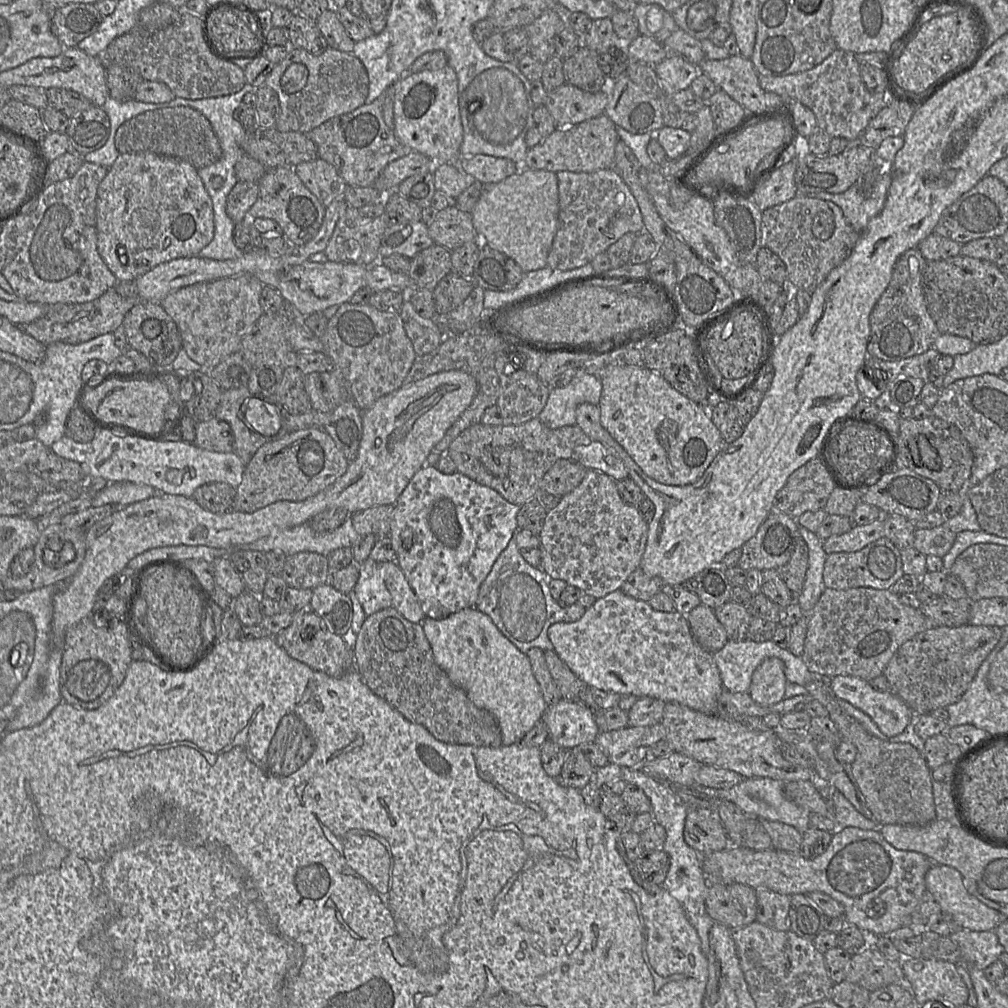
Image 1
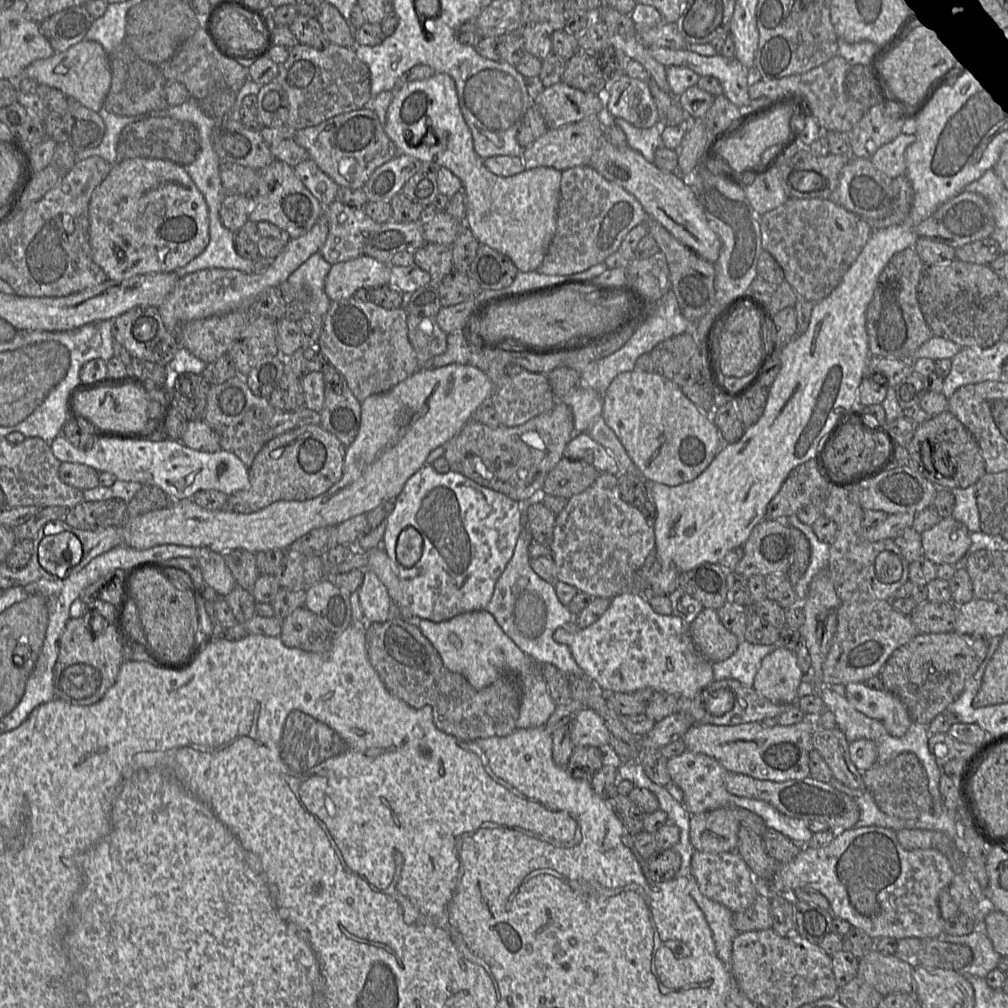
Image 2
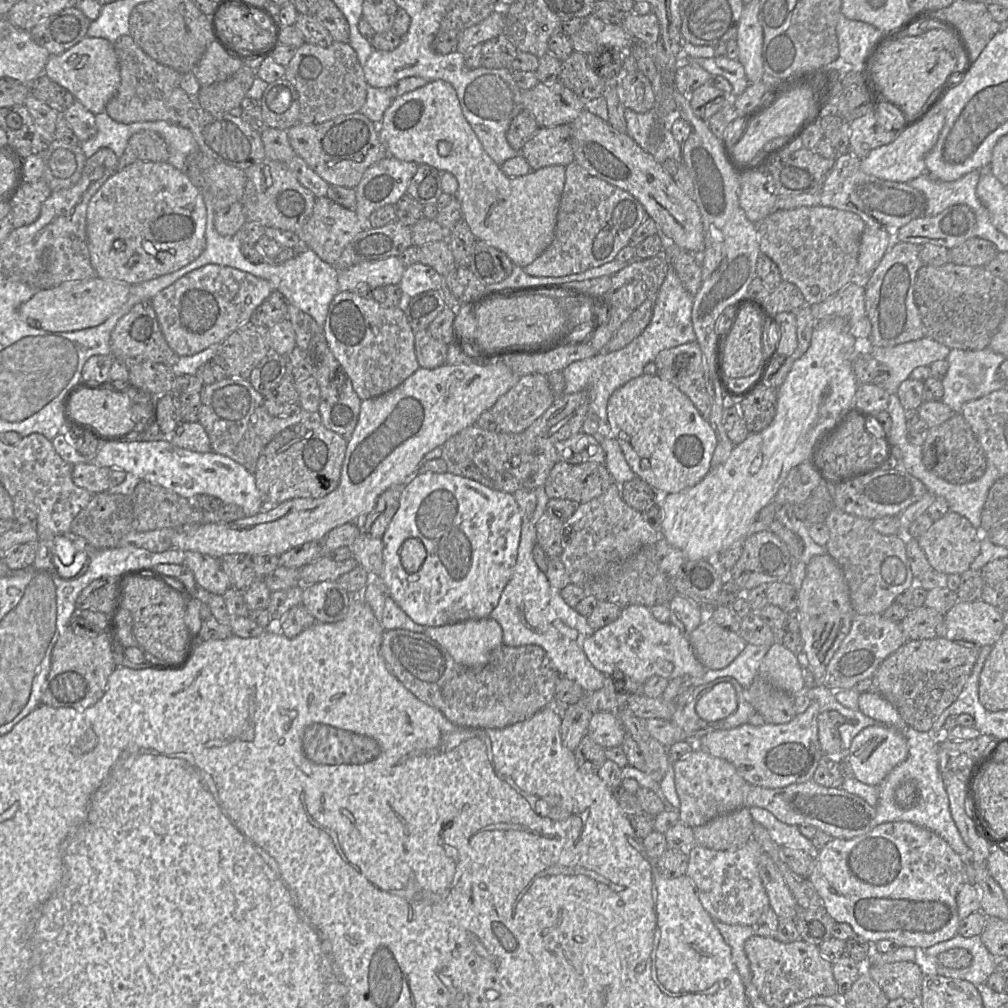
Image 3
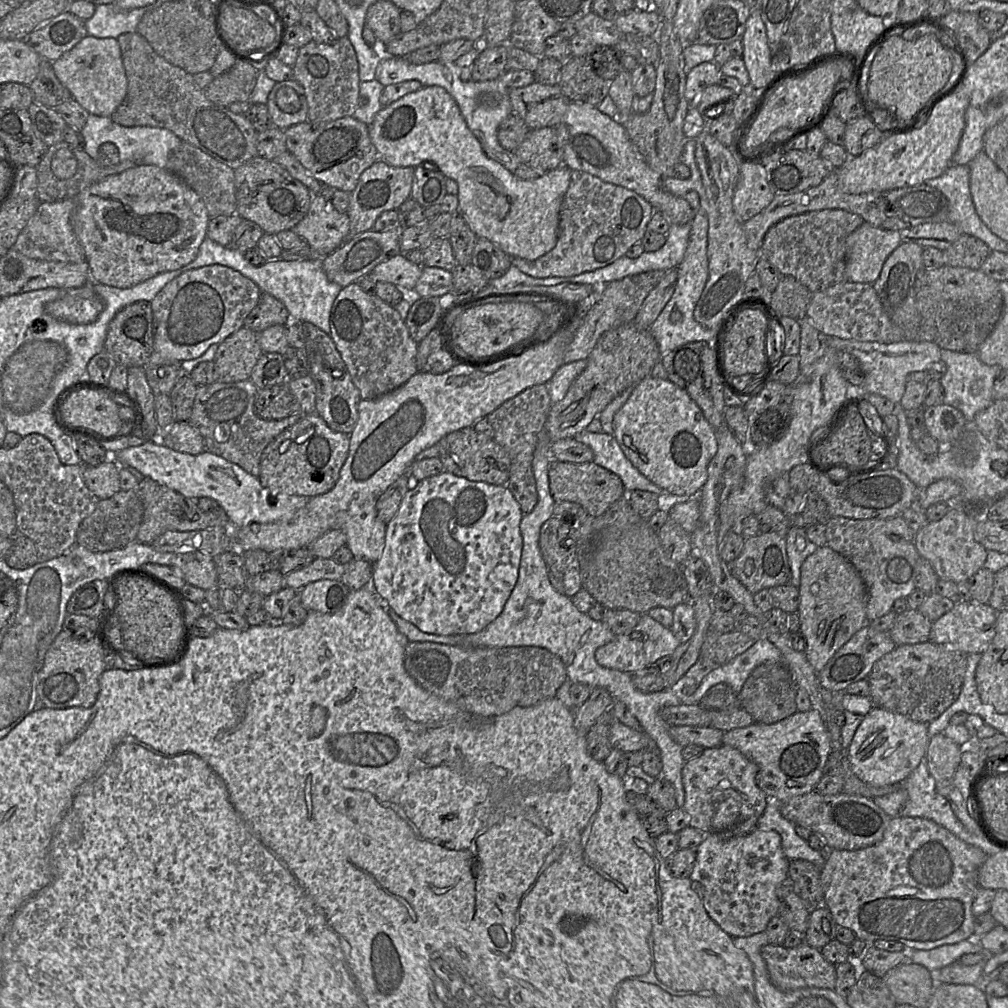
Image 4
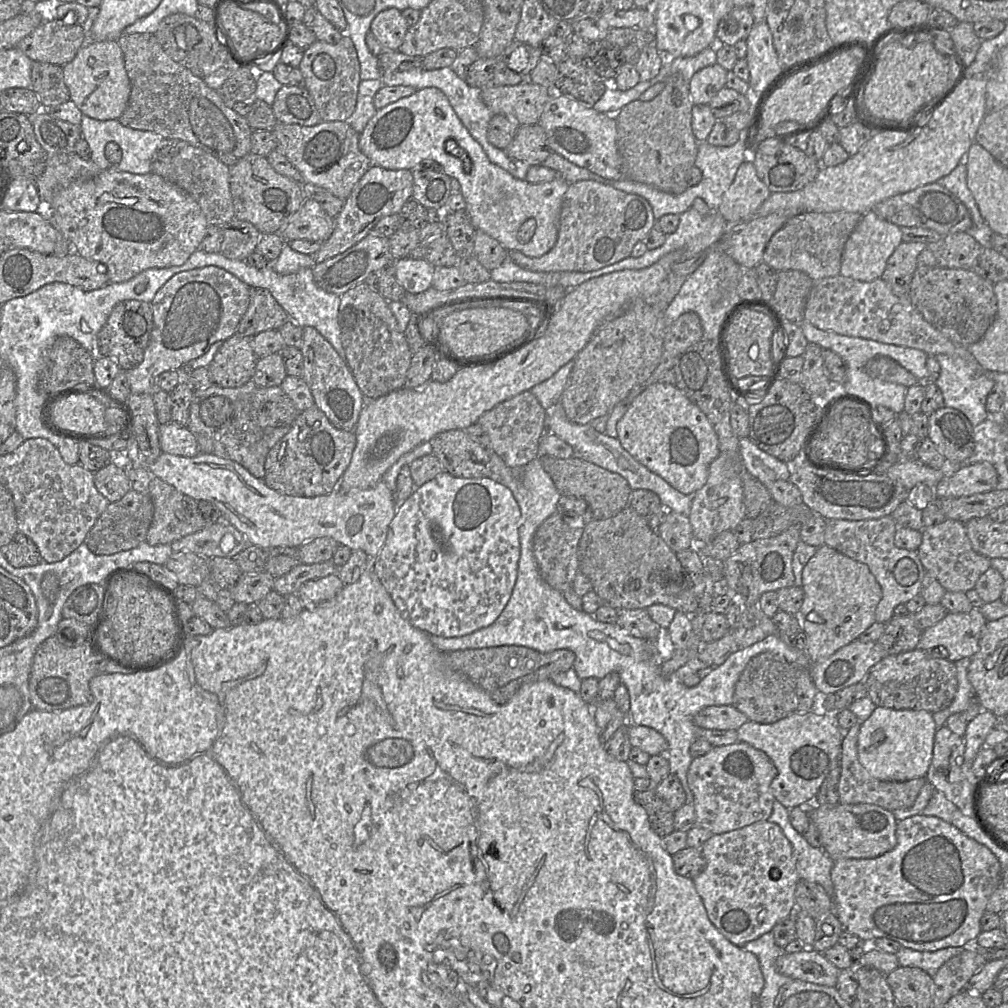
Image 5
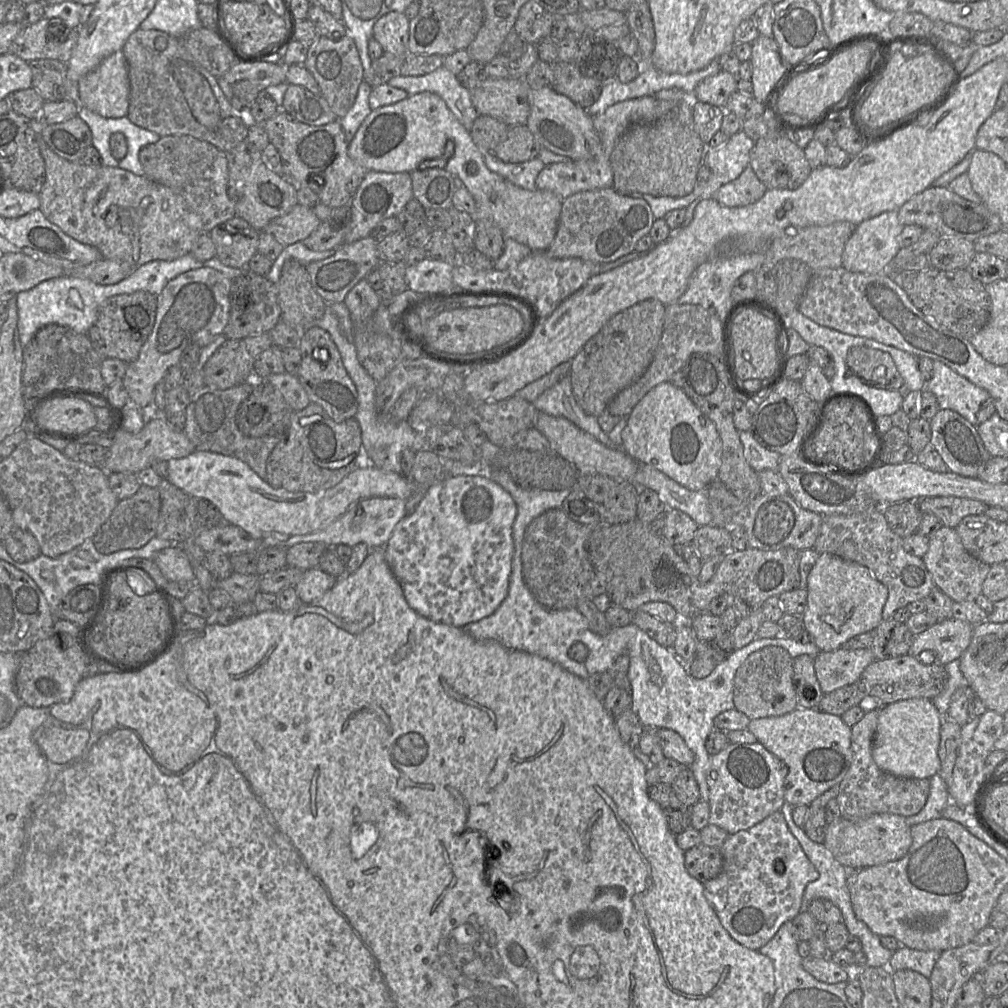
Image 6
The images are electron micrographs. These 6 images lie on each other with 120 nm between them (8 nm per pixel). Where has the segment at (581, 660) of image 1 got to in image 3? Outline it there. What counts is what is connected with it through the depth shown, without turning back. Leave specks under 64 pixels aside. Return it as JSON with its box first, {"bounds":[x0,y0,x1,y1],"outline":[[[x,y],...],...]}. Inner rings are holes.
{"bounds":[583,605,706,684],"outline":[[[642,605],[623,607],[615,621],[595,630],[584,640],[583,650],[591,664],[607,677],[613,677],[613,671],[622,671],[640,684],[655,675],[668,680],[682,676],[701,679],[706,671],[696,657],[689,637],[672,623],[659,622],[650,609]]]}

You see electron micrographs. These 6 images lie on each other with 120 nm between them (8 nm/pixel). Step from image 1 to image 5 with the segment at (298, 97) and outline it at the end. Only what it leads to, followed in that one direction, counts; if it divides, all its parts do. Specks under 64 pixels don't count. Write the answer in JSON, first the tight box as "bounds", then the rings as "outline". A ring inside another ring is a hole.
{"bounds":[298,33,361,121],"outline":[[[344,33],[335,44],[320,40],[313,42],[304,49],[298,68],[322,121],[346,121],[352,115],[361,79],[357,51],[348,34]]]}

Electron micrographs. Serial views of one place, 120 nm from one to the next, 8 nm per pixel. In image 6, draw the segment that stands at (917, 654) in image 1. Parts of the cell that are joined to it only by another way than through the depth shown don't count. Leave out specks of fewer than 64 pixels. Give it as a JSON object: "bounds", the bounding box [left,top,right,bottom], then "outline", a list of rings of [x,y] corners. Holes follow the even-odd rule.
{"bounds":[859,654,948,706],"outline":[[[905,654],[895,658],[874,660],[863,671],[859,681],[866,689],[866,696],[874,697],[883,706],[916,698],[932,701],[946,688],[948,673],[945,665],[939,663],[924,665],[919,661],[919,656]]]}

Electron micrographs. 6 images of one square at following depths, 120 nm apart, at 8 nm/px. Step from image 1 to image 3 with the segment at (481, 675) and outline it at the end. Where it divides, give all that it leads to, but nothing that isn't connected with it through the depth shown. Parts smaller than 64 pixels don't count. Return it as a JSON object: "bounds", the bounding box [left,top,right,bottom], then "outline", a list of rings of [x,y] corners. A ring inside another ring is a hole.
{"bounds":[424,617,503,668],"outline":[[[491,617],[466,620],[443,626],[426,626],[424,634],[439,643],[460,665],[482,668],[489,661],[491,653],[503,644],[503,630]]]}

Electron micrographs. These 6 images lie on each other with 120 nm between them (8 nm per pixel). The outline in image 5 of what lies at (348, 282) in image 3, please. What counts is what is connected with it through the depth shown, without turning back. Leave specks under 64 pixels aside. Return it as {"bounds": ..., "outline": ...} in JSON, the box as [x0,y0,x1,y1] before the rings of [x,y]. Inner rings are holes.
{"bounds":[393,257,435,293],"outline":[[[405,257],[393,261],[393,274],[408,293],[421,293],[432,287],[435,267],[425,259]]]}

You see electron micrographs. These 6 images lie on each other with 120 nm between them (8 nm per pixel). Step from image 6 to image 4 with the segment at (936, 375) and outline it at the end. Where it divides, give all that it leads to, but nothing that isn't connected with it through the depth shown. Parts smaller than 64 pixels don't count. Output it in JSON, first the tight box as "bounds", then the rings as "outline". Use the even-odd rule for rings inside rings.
{"bounds":[939,349,1003,425],"outline":[[[941,349],[941,360],[946,365],[946,372],[939,380],[944,389],[943,404],[961,411],[967,423],[973,425],[975,416],[992,404],[994,380],[1003,369],[998,365],[984,364],[977,353]]]}

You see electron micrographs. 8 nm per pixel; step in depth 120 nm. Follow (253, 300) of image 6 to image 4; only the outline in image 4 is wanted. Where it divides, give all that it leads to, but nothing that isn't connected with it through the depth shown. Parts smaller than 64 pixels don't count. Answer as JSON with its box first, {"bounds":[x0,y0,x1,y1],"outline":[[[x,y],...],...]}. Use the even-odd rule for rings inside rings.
{"bounds":[243,293,290,332],"outline":[[[262,293],[257,305],[245,318],[243,326],[255,332],[262,332],[274,325],[288,325],[290,314],[285,305],[268,293]]]}

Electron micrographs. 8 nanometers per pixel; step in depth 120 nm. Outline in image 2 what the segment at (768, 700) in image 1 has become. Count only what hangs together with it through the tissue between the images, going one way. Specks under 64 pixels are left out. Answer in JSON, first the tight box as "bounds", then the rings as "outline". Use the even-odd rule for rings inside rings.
{"bounds":[752,645,803,704],"outline":[[[777,645],[763,658],[752,687],[773,703],[795,704],[803,679],[795,653]]]}

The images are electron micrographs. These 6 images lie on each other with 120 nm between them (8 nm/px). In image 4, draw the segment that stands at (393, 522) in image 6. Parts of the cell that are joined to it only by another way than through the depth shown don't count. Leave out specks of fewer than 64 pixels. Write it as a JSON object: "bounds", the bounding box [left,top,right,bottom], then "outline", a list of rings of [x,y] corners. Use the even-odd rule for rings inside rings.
{"bounds":[111,438,387,563],"outline":[[[159,438],[146,440],[140,446],[125,448],[111,456],[120,466],[132,467],[143,477],[150,478],[186,498],[192,500],[210,498],[216,501],[225,511],[233,528],[242,528],[251,523],[273,523],[286,519],[311,498],[290,494],[278,494],[272,498],[269,490],[261,485],[259,479],[240,466],[207,450],[198,455],[172,450]],[[376,500],[366,502],[349,511],[349,518],[341,530],[346,535],[346,546],[354,559],[375,563],[385,546],[387,524],[377,517]]]}

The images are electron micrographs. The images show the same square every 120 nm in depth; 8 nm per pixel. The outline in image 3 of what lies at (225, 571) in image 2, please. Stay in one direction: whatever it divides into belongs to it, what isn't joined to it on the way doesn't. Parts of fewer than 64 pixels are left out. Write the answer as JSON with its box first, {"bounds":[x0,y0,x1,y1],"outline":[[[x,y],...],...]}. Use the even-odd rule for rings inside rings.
{"bounds":[182,551,231,595],"outline":[[[196,551],[182,552],[184,565],[192,571],[199,586],[216,595],[223,595],[231,587],[219,559]]]}

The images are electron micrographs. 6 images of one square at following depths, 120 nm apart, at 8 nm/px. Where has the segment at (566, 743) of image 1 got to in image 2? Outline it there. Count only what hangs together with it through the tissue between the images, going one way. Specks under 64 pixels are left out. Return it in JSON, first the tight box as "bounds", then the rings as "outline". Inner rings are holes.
{"bounds":[569,709,609,747],"outline":[[[592,709],[579,711],[569,723],[569,729],[574,747],[609,744],[609,732],[602,718]]]}

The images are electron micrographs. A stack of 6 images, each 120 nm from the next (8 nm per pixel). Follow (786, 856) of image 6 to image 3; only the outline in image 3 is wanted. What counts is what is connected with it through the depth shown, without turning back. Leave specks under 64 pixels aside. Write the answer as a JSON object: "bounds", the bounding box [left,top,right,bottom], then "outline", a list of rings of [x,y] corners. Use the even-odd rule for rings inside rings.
{"bounds":[685,838,770,926],"outline":[[[754,838],[737,849],[714,850],[693,844],[687,852],[685,875],[693,881],[700,902],[713,919],[727,924],[751,926],[770,907],[758,871],[758,858],[763,850]]]}

